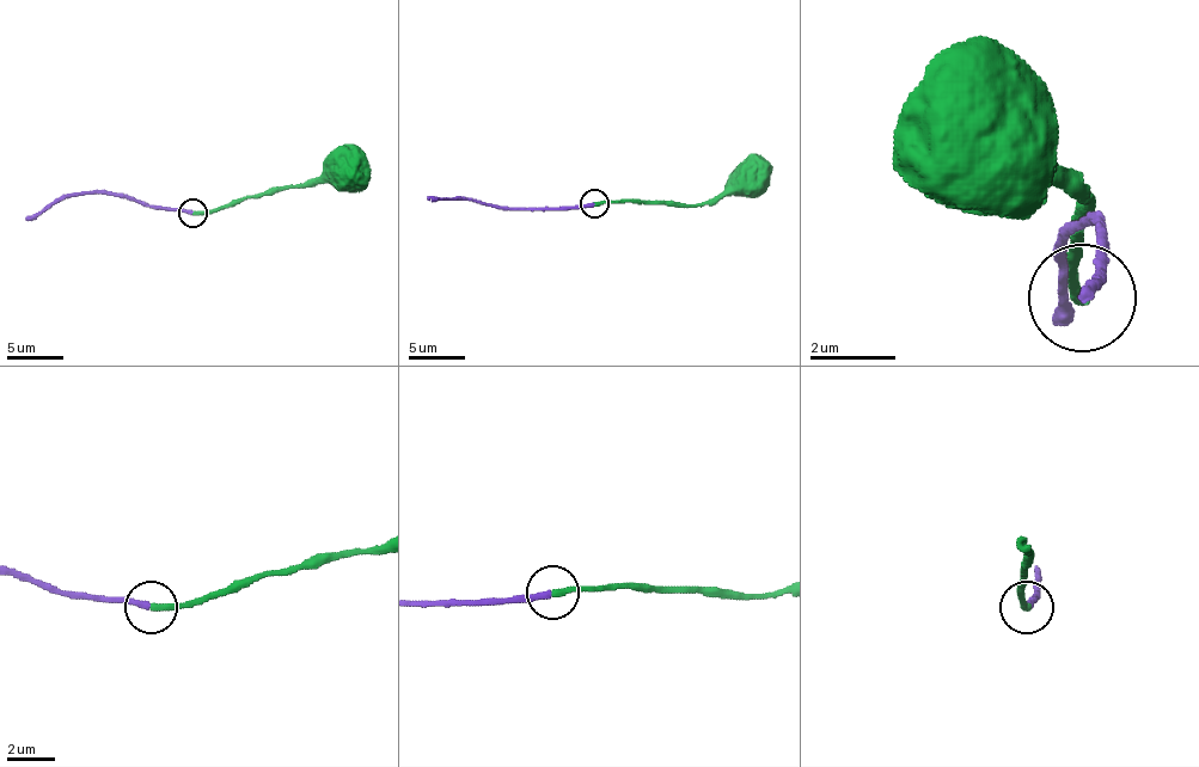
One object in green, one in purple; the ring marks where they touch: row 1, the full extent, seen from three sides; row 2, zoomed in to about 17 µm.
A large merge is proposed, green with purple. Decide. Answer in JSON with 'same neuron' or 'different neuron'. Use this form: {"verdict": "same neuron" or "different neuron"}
{"verdict": "same neuron"}

